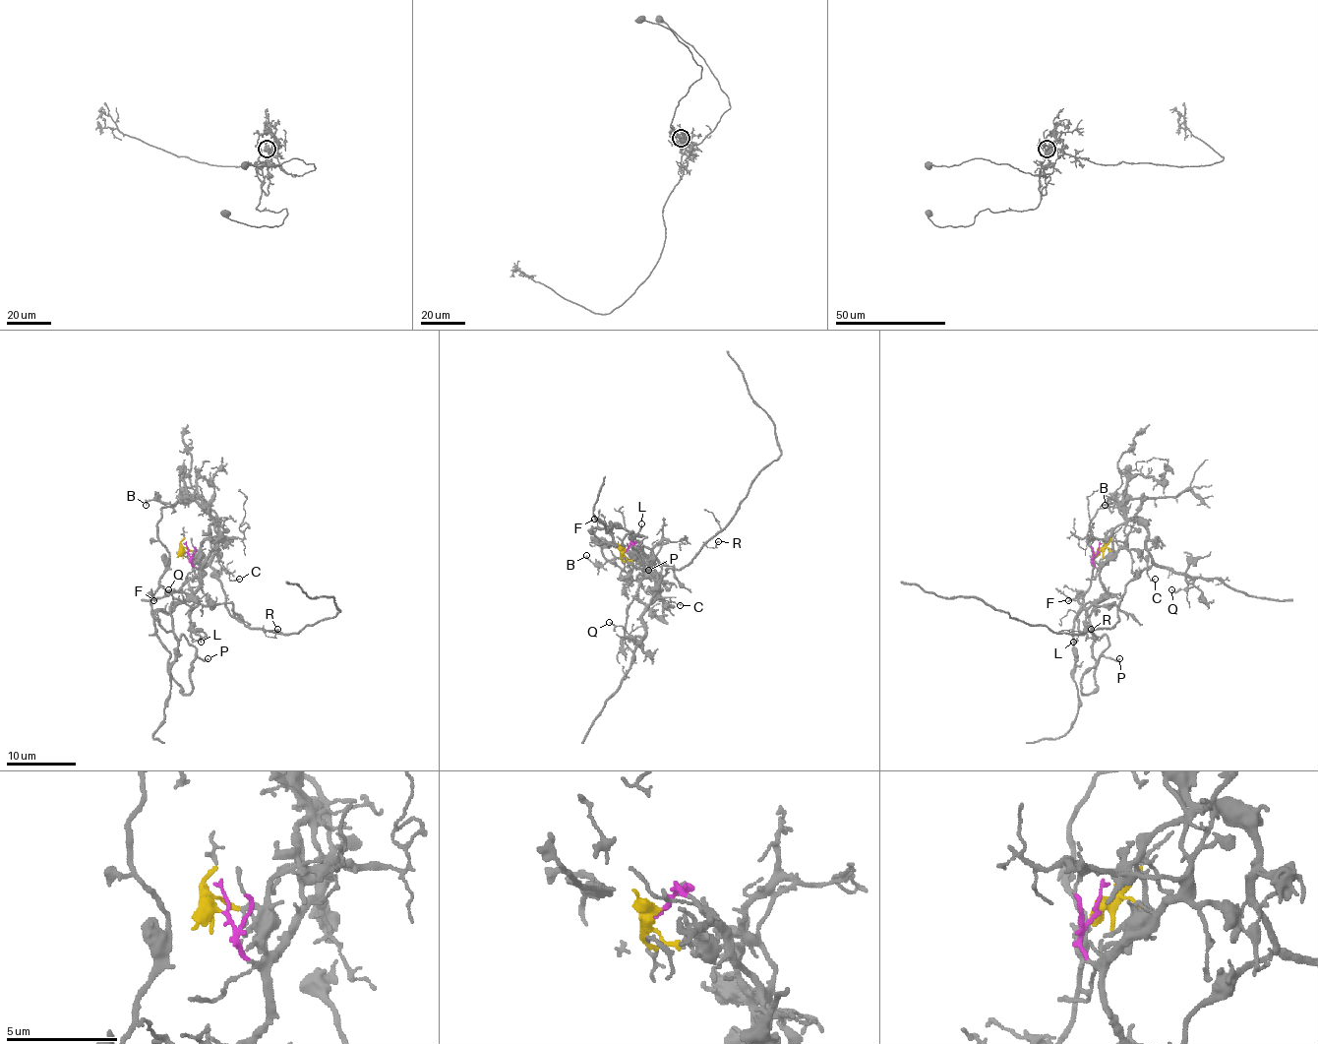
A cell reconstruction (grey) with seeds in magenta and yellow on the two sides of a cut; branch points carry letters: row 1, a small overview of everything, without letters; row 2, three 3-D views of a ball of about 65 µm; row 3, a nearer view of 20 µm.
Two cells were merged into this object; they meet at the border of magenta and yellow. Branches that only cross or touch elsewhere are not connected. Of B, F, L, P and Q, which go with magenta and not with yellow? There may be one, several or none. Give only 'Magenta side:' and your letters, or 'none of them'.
Magenta side: F, L, P

